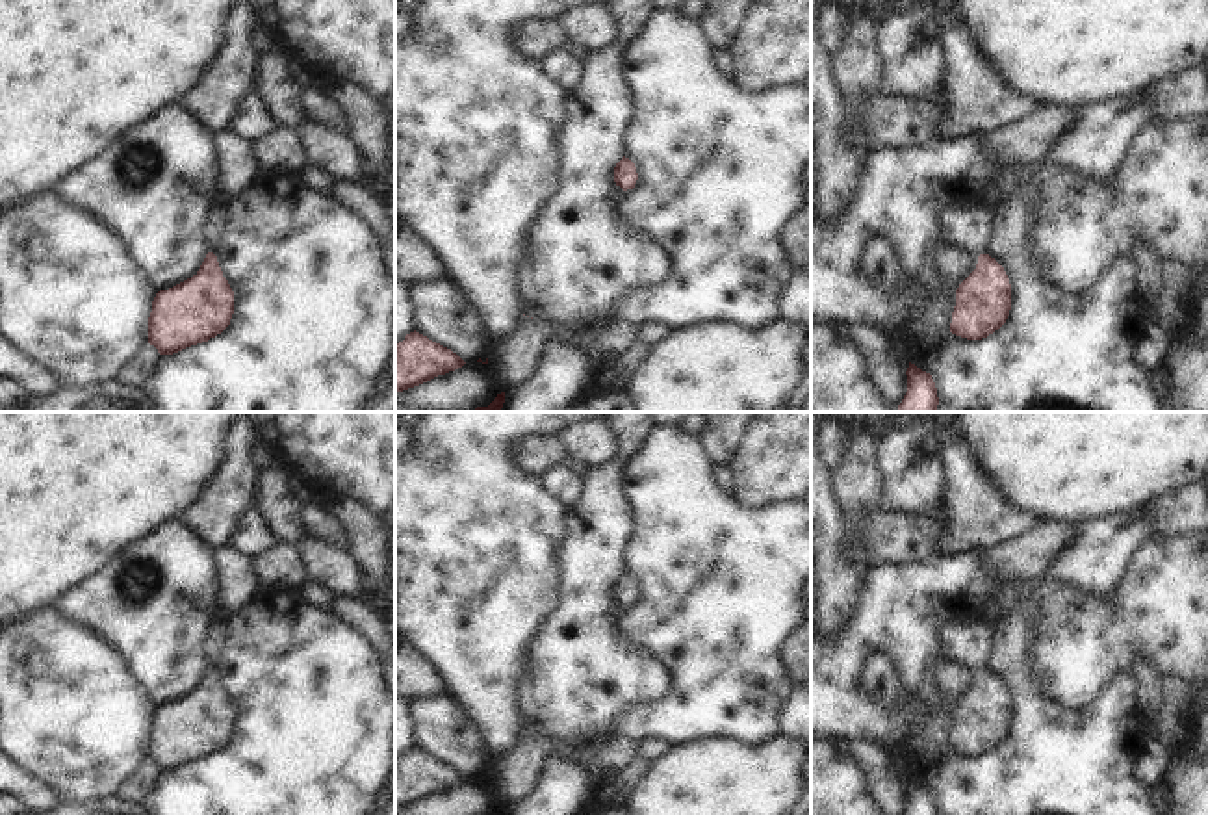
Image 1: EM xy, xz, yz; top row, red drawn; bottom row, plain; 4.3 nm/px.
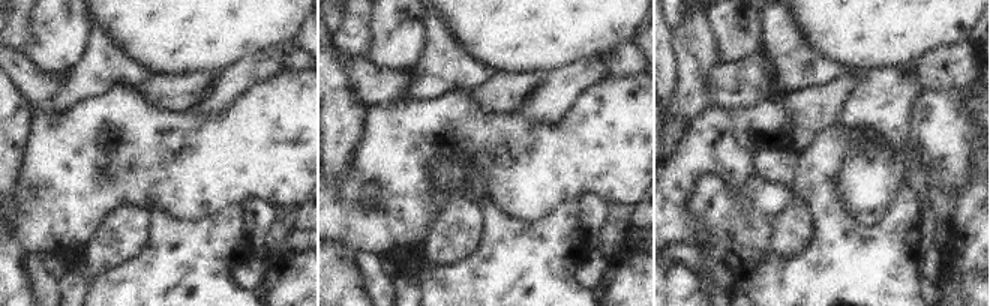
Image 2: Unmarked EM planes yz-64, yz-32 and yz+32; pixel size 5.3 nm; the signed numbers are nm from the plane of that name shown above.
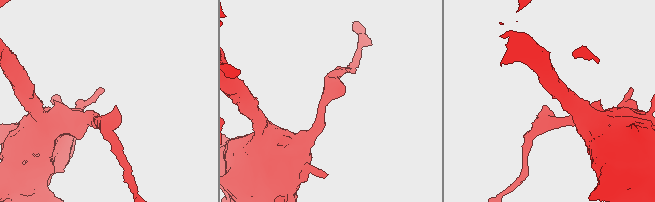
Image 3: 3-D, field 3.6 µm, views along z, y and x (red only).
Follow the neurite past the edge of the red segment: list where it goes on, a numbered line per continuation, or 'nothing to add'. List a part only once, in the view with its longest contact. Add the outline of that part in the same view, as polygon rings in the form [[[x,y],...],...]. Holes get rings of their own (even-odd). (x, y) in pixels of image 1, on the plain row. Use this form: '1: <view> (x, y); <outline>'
1: yz (965, 643); [[[985,618],[972,624],[945,624],[941,627],[945,657],[974,668],[978,676],[985,670],[991,635],[993,626]]]

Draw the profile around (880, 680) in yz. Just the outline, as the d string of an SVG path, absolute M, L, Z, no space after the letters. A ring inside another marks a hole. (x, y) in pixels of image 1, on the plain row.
M887 653L868 655L859 676L859 691L883 707L891 707L907 698L900 672Z

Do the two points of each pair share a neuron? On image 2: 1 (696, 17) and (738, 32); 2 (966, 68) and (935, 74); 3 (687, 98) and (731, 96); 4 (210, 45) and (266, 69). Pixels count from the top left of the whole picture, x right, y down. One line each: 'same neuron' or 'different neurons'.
1: different neurons
2: same neuron
3: different neurons
4: different neurons

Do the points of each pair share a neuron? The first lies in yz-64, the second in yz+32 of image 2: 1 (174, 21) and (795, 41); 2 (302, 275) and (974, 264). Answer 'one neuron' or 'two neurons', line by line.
1: two neurons
2: two neurons

